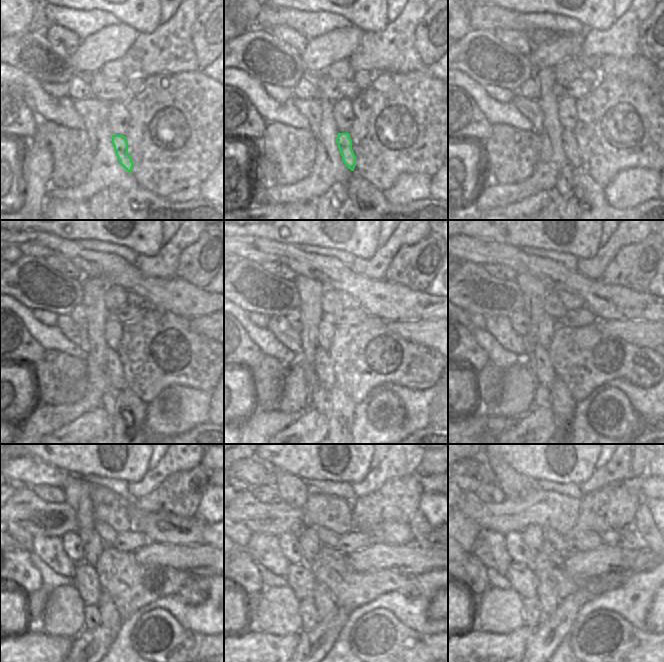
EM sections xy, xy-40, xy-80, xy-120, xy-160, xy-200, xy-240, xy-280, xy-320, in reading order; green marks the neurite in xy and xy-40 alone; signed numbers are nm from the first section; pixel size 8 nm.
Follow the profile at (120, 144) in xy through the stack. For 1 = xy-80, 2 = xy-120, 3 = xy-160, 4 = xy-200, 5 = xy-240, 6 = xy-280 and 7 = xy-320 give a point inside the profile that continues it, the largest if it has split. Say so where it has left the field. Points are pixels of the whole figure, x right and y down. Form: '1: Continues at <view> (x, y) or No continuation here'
1: Continues at xy-80 (569, 145)
2: Continues at xy-120 (114, 370)
3: Continues at xy-160 (325, 376)
4: Continues at xy-200 (542, 366)
5: Continues at xy-240 (85, 580)
6: Continues at xy-280 (301, 580)
7: Continues at xy-320 (524, 580)

